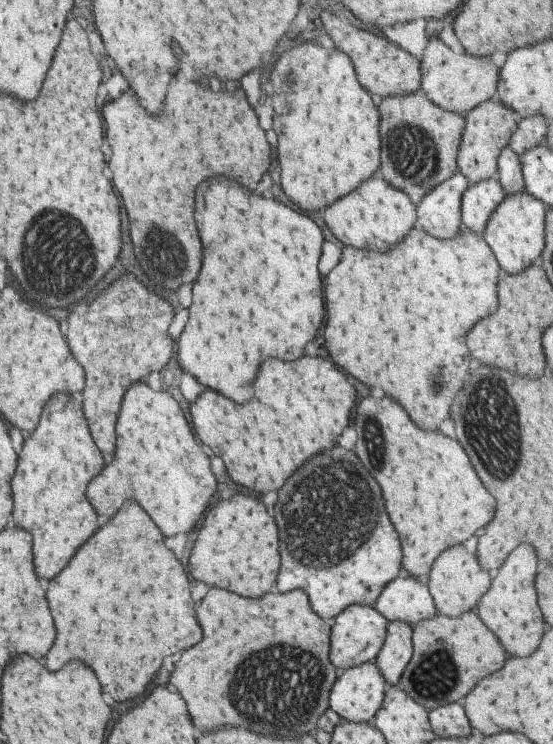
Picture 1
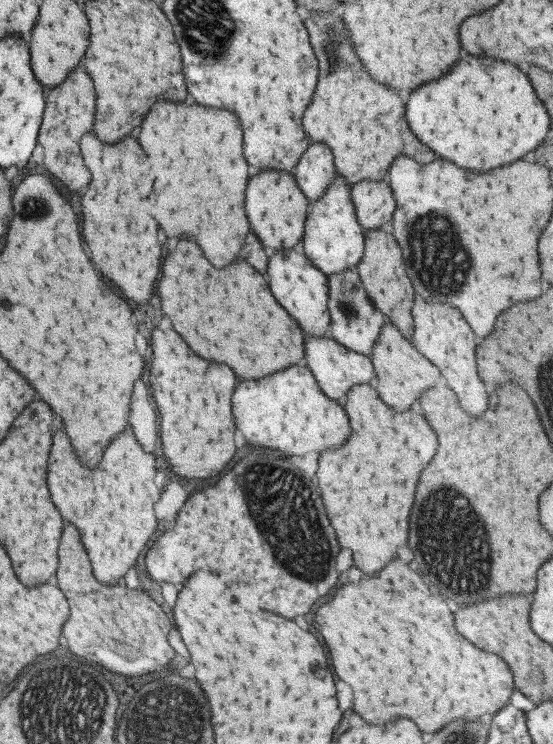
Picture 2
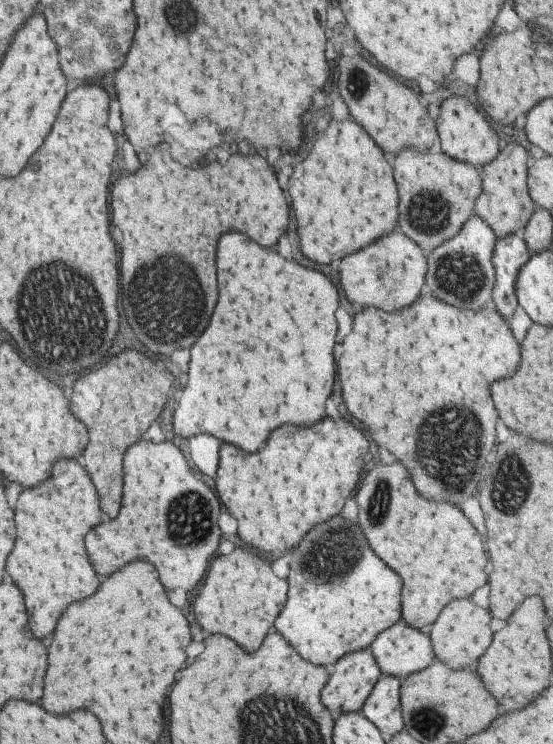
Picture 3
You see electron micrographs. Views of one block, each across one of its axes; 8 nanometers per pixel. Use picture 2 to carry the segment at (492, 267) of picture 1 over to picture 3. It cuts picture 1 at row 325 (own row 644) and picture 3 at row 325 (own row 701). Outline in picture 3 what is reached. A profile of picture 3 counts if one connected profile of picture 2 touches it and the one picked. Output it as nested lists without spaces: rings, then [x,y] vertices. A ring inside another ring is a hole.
[[[427,294],[419,296],[419,302],[415,300],[393,314],[363,308],[355,314],[353,330],[343,338],[341,346],[343,352],[337,358],[337,376],[345,408],[377,444],[383,444],[395,456],[403,452],[399,460],[409,470],[415,488],[425,498],[457,504],[465,486],[477,486],[479,498],[485,470],[489,470],[489,450],[493,450],[493,428],[497,420],[487,386],[491,380],[509,376],[509,372],[517,368],[520,356],[519,344],[508,323],[497,314],[493,301],[487,300],[481,310],[459,310]],[[423,422],[425,446],[417,446]]]

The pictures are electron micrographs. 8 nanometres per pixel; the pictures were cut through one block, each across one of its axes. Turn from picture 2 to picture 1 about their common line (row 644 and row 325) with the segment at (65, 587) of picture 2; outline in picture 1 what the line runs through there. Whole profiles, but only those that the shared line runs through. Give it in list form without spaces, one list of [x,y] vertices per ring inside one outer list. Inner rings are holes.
[[[115,282],[113,294],[107,292],[101,300],[93,300],[83,316],[67,316],[71,330],[71,334],[67,334],[67,346],[75,362],[85,372],[81,408],[91,438],[103,454],[113,454],[115,450],[113,424],[128,386],[145,381],[150,372],[159,372],[173,354],[173,342],[167,336],[167,326],[173,318],[169,304],[147,290],[141,292],[137,284],[133,284],[133,288],[125,286],[125,290],[131,292],[119,292]]]

